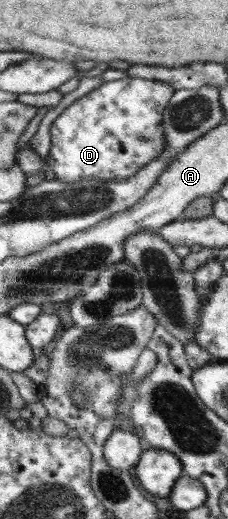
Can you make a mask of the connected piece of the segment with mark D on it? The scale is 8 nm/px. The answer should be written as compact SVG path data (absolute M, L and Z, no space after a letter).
M128 76L104 82L97 89L66 106L50 127L51 146L48 157L45 157L49 176L70 182L86 177L108 181L132 177L167 148L167 135L162 123L163 111L174 92L175 89L164 81Z

